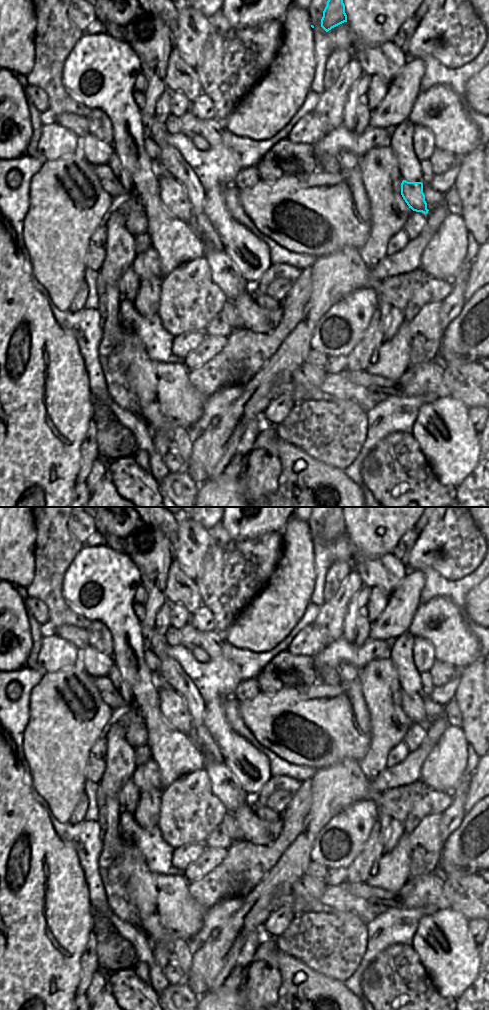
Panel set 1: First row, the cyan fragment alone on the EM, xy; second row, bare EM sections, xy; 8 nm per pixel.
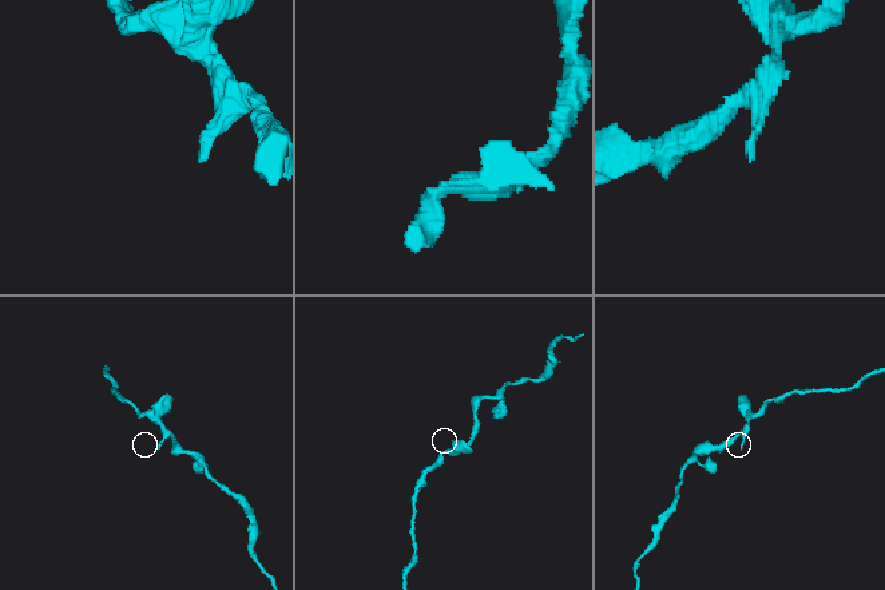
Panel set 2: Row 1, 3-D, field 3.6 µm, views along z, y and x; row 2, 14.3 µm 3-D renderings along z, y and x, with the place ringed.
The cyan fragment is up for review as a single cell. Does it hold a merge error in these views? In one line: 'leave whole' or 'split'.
leave whole

